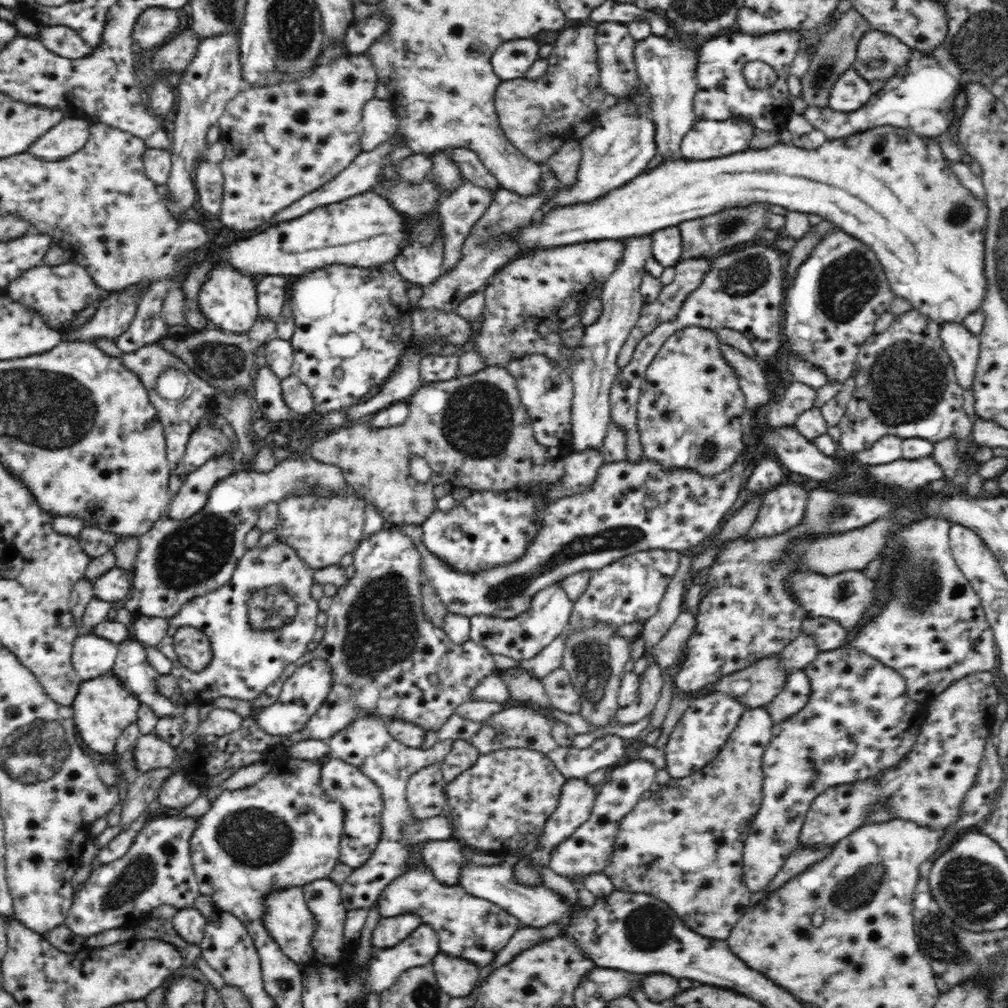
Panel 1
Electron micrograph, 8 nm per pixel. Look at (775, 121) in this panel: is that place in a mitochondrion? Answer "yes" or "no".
no

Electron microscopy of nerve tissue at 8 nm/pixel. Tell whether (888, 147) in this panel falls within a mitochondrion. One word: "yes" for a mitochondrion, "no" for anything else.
no

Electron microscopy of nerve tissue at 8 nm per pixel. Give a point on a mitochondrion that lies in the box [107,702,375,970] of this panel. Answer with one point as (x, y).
(253, 836)

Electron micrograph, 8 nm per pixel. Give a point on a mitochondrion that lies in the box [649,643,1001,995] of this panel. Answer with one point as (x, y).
(949, 946)

